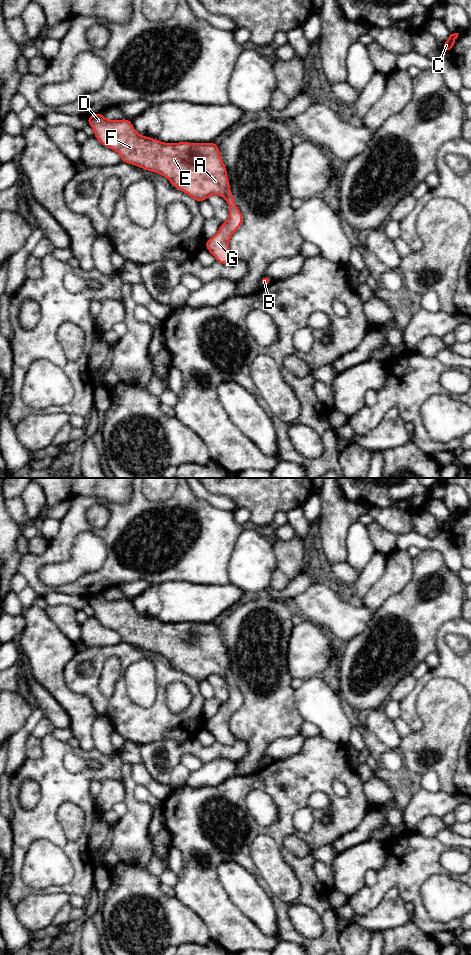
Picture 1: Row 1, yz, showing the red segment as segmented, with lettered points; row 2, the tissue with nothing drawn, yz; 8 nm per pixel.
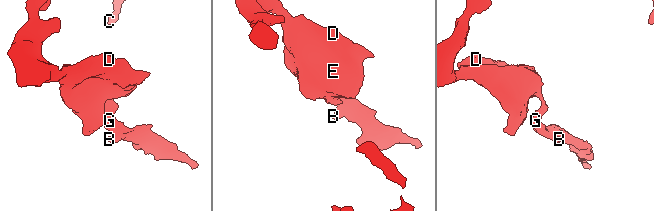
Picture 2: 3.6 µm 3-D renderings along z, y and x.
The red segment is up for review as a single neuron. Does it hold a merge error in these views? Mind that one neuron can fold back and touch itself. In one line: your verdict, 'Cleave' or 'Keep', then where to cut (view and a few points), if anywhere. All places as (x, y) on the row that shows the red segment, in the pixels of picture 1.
Keep. No split

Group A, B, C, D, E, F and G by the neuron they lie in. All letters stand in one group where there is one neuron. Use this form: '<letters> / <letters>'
A B C D E F G

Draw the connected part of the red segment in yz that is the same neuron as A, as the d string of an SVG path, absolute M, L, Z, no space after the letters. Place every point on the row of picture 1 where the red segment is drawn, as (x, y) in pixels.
M102 112L87 116L88 124L93 128L94 137L105 147L116 151L121 161L138 166L144 170L161 174L166 177L175 188L186 193L198 203L207 200L212 194L218 194L229 204L229 217L221 223L217 233L205 240L206 249L214 256L217 262L224 265L233 265L236 261L229 249L229 241L243 222L243 215L234 203L231 193L227 169L220 156L216 142L191 143L177 142L164 143L155 138L140 135L133 127L131 120L107 120Z

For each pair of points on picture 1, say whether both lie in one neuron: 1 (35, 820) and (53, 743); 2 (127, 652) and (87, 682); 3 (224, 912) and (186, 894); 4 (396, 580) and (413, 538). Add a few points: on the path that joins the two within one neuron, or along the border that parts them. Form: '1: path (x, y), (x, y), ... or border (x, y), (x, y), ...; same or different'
1: path (49, 801), (52, 796), (52, 762); same
2: path (115, 652), (108, 652), (98, 662), (97, 670); same
3: path (215, 907), (202, 894), (195, 894); same
4: border (396, 548), (407, 551); different

